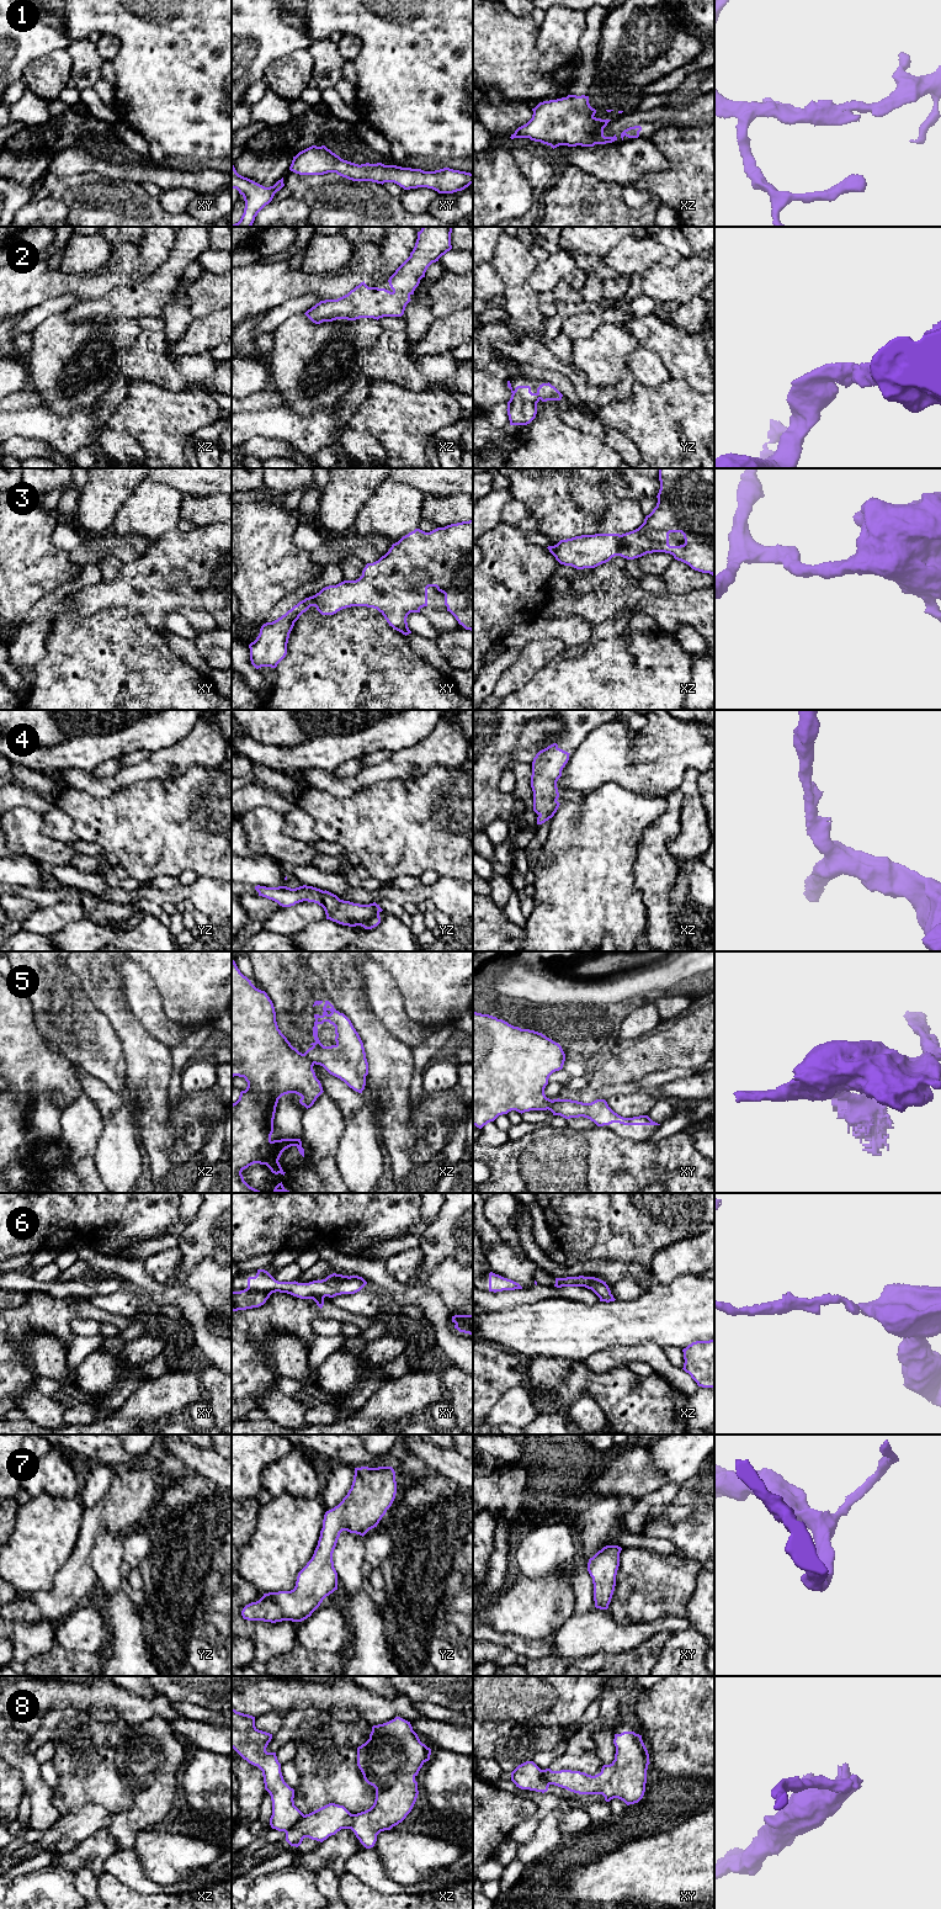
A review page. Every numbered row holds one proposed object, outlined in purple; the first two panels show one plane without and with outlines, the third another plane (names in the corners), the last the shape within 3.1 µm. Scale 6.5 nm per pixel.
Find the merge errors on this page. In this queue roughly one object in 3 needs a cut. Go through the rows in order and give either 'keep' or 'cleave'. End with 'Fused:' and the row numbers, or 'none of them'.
1: keep
2: keep
3: keep
4: keep
5: cleave
6: keep
7: keep
8: cleave
Fused: 5, 8

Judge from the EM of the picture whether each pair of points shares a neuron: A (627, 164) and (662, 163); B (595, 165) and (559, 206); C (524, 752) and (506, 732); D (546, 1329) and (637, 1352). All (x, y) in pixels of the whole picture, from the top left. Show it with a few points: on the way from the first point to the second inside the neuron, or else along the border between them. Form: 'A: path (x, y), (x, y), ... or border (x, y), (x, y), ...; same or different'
A: path (636, 163), (653, 163); same
B: border (562, 163), (577, 165), (616, 184); different
C: border (517, 742), (511, 757), (515, 761), (527, 763); different
D: border (639, 1343), (611, 1345), (597, 1350), (585, 1359); different

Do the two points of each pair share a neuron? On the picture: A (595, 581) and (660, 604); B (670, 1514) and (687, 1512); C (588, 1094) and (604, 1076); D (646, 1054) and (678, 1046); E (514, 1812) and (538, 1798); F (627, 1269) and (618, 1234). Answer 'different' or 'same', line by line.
A: different
B: same
C: different
D: same
E: different
F: different

